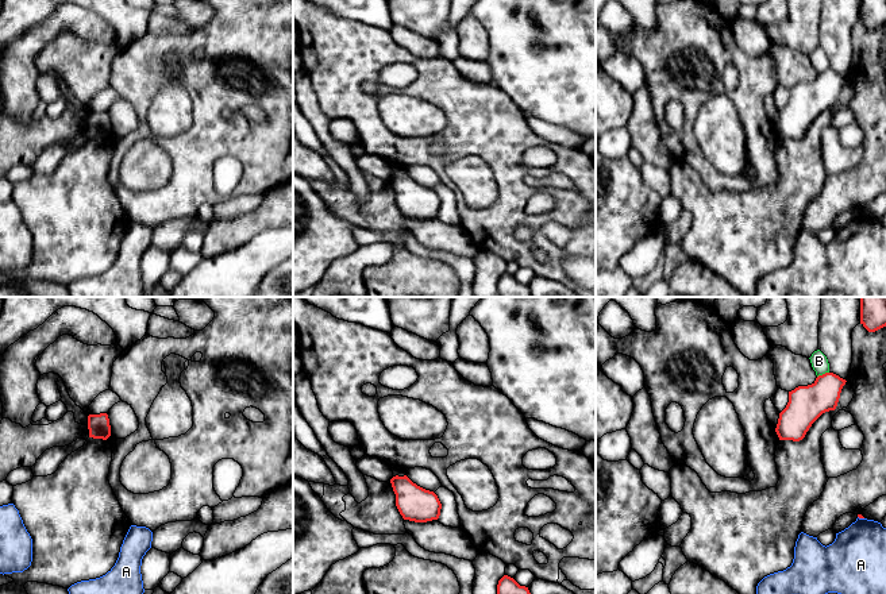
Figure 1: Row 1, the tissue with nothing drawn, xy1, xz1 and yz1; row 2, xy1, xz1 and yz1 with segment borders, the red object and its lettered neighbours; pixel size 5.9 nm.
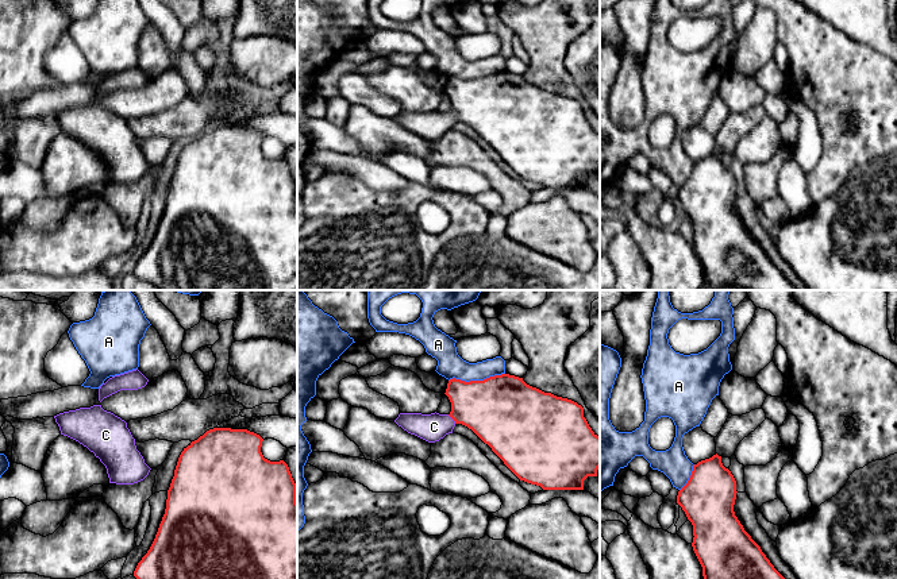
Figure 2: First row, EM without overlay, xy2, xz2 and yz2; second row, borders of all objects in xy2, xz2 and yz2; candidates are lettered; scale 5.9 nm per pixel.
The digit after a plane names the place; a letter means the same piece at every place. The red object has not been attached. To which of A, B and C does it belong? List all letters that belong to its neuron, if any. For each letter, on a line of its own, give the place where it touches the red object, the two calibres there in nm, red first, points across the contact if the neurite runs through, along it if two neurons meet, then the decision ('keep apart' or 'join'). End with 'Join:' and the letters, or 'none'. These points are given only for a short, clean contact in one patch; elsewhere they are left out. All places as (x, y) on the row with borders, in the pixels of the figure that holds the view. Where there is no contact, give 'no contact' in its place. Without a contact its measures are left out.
A: xz2 (476, 381) | 420/160 nm | keep apart
B: yz1 (823, 374) | 220/100 nm | along yz1 (828, 371), (817, 377) | keep apart
C: xz2 (451, 417) | 360/160 nm | across xz2 (492, 408), (468, 408), (451, 417), (446, 423), (434, 427) | join
Join: C

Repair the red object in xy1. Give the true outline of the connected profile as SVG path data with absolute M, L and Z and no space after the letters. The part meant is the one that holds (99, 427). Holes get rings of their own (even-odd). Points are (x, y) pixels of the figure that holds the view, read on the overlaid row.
M107 413L88 416L89 437L107 440L111 436L111 425Z

